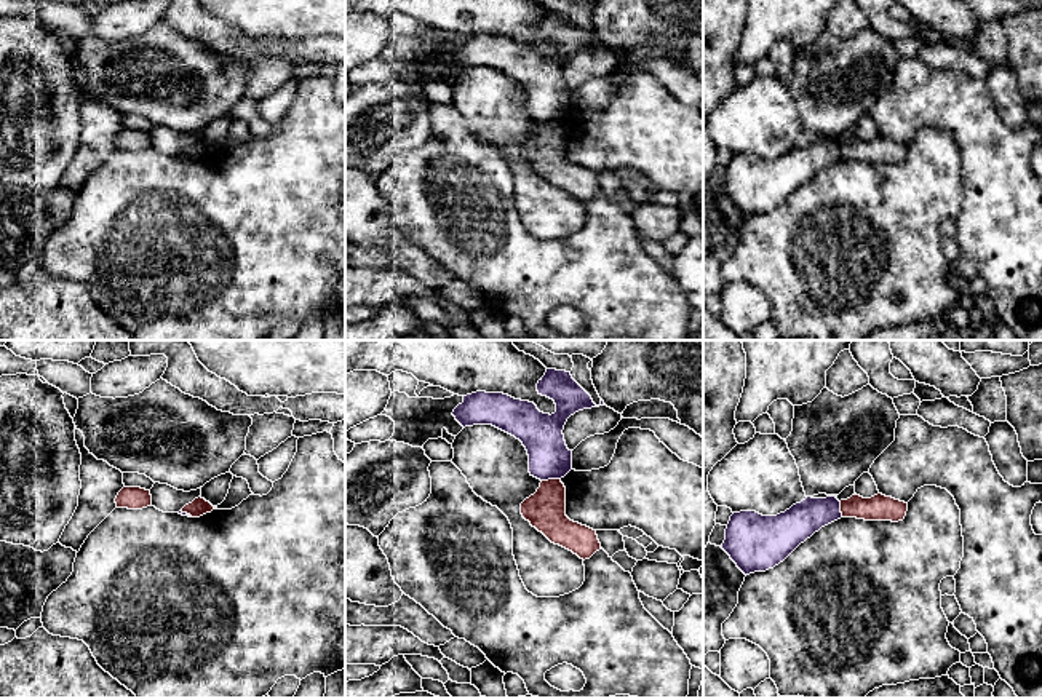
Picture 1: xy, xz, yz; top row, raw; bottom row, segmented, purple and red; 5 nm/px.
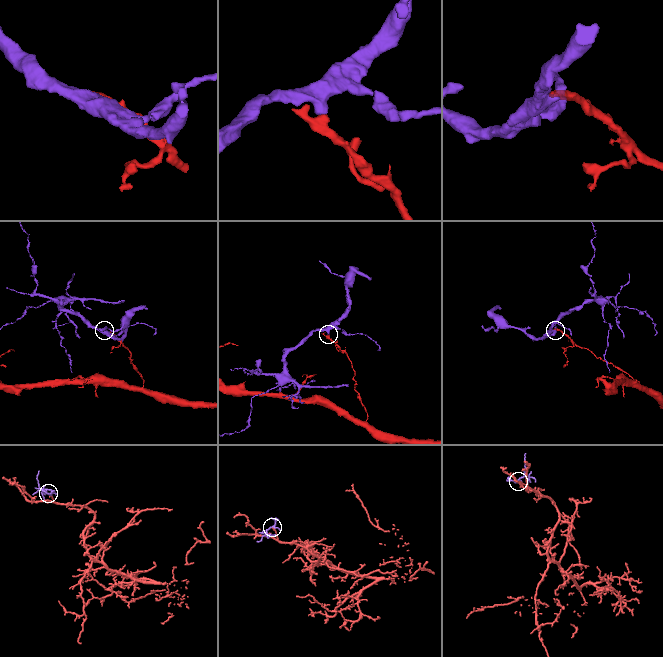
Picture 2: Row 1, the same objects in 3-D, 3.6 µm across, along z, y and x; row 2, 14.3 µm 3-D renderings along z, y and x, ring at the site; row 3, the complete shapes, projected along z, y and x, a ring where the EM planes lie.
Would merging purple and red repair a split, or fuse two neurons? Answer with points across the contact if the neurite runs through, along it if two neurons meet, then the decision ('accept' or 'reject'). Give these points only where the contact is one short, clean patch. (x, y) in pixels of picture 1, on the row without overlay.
border xz (560, 120), (542, 123); reject

